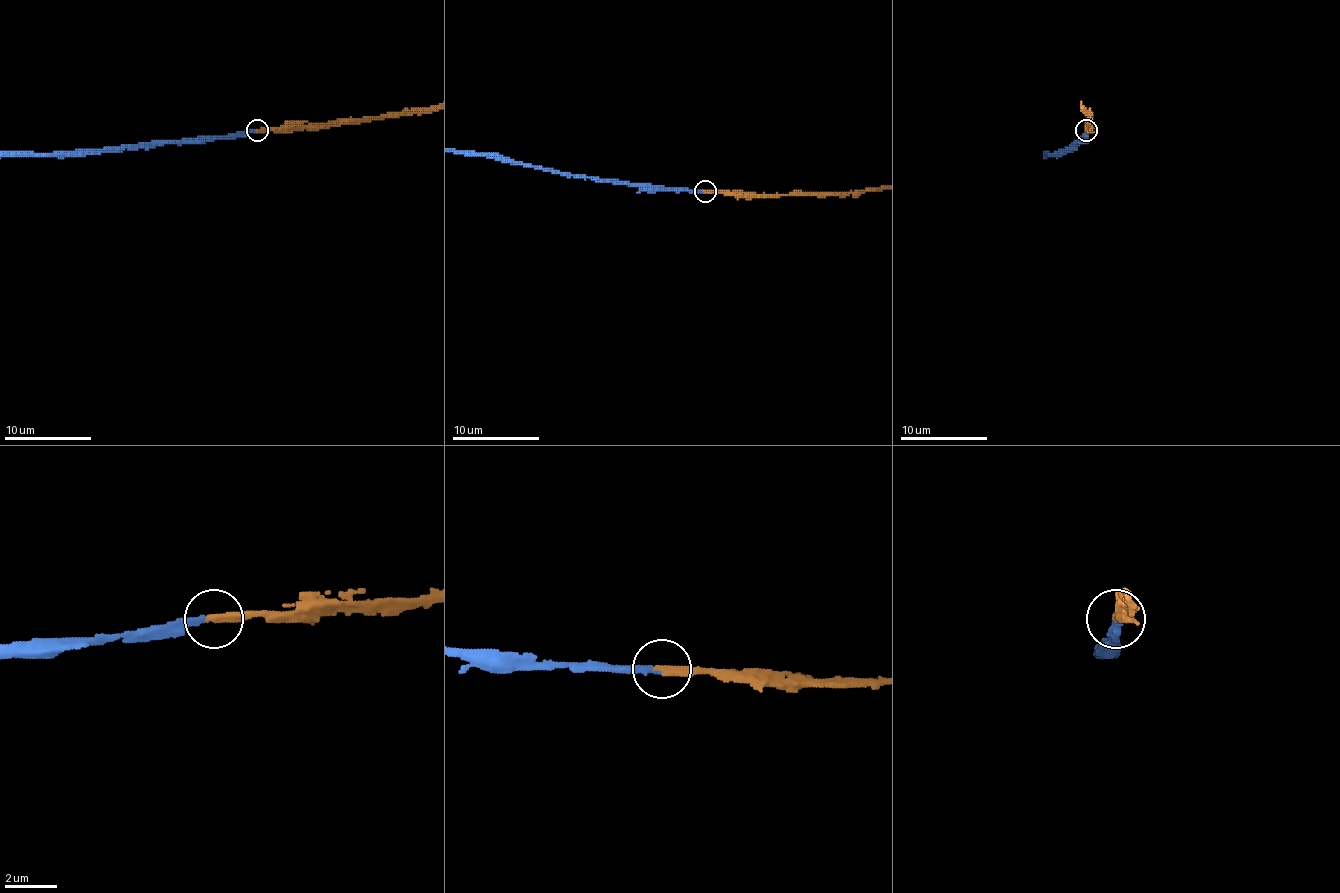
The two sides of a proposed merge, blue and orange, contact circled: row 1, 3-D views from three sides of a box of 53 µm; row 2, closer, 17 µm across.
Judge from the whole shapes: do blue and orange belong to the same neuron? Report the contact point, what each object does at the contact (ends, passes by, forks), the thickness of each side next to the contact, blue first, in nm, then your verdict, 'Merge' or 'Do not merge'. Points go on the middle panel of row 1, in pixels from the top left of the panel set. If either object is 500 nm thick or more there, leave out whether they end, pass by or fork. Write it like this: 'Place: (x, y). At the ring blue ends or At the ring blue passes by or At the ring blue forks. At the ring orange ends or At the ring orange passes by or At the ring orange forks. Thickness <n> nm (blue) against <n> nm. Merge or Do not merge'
Place: (705, 191). At the ring blue ends. At the ring orange ends. Thickness 190 nm (blue) against 320 nm. Merge

